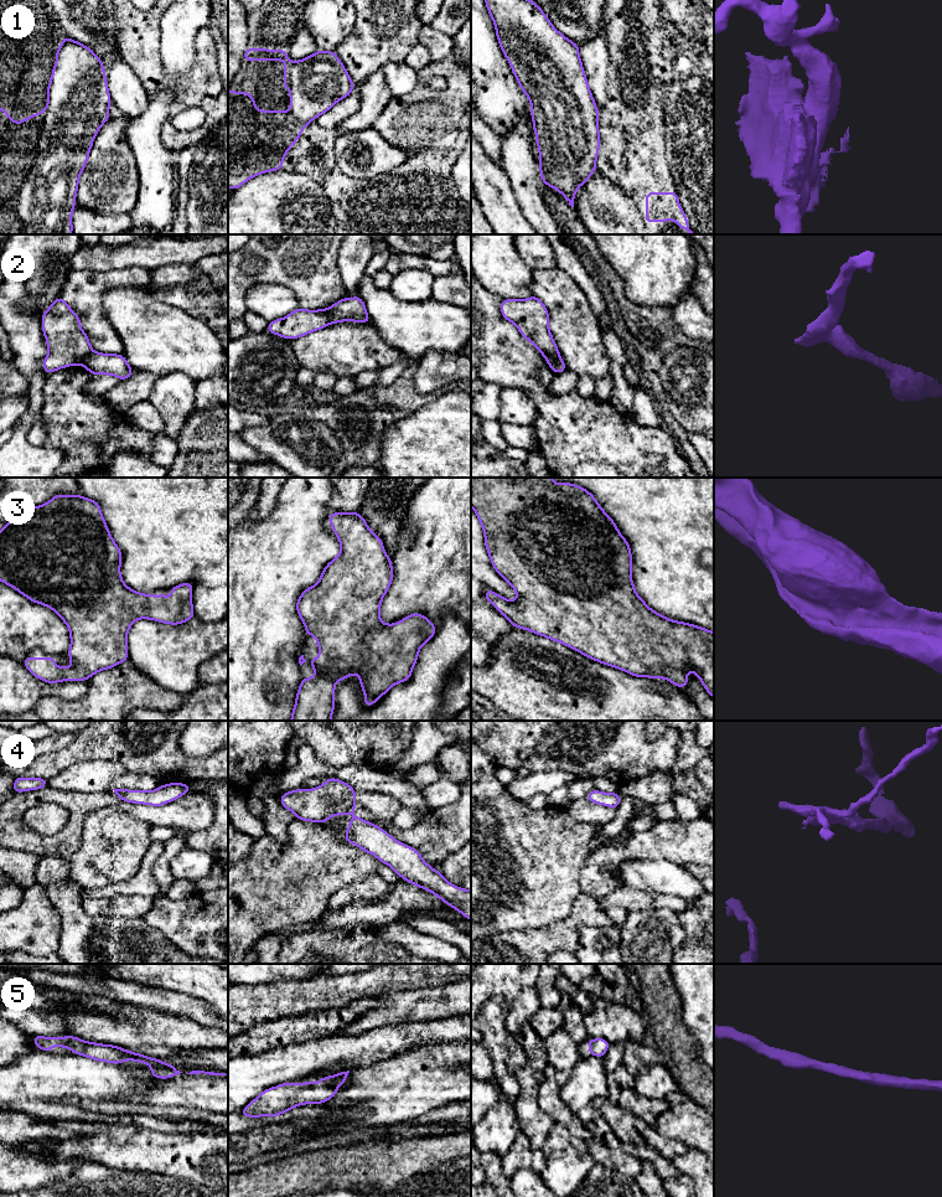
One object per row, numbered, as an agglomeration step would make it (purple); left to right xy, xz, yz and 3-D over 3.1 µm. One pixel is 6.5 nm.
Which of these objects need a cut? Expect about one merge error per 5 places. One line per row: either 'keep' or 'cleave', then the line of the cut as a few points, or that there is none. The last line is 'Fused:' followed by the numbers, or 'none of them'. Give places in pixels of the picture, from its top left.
1: keep | no cut
2: cleave | yz (543, 354), (559, 357)
3: keep | no cut
4: keep | no cut
5: keep | no cut
Fused: 2

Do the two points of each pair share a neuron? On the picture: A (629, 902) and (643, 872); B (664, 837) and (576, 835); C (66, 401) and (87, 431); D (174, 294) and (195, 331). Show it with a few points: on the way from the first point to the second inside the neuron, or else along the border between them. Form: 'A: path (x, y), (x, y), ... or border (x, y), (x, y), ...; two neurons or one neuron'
A: border (626, 883), (650, 893), (663, 894); two neurons
B: border (635, 834), (627, 839), (611, 839), (603, 844); two neurons
C: path (70, 408), (84, 423); one neuron
D: border (155, 298), (182, 309), (207, 325); two neurons

